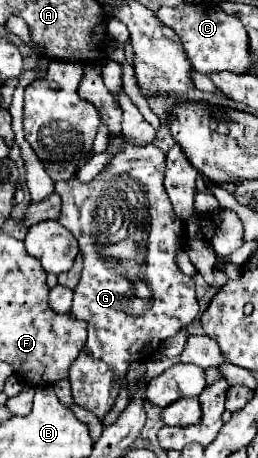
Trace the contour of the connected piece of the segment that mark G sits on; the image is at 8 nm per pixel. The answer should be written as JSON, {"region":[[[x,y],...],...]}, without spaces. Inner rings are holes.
{"region":[[[98,63],[84,65],[78,95],[98,109],[100,119],[108,127],[108,135],[120,137],[124,145],[124,149],[112,157],[112,161],[96,175],[90,185],[76,185],[76,179],[56,183],[56,193],[62,197],[58,223],[74,233],[80,243],[80,253],[84,257],[84,269],[80,283],[74,289],[70,315],[88,323],[88,339],[78,359],[70,365],[68,381],[74,403],[92,411],[102,421],[104,415],[112,409],[114,399],[120,391],[120,381],[124,379],[130,363],[136,361],[136,355],[146,355],[146,351],[150,351],[152,347],[156,353],[162,341],[176,335],[182,327],[190,325],[198,315],[198,301],[194,293],[194,279],[184,275],[176,265],[176,251],[184,245],[184,227],[164,191],[166,155],[156,145],[132,145],[124,137],[120,129],[122,109],[114,95],[106,89],[102,81],[102,67]]]}

